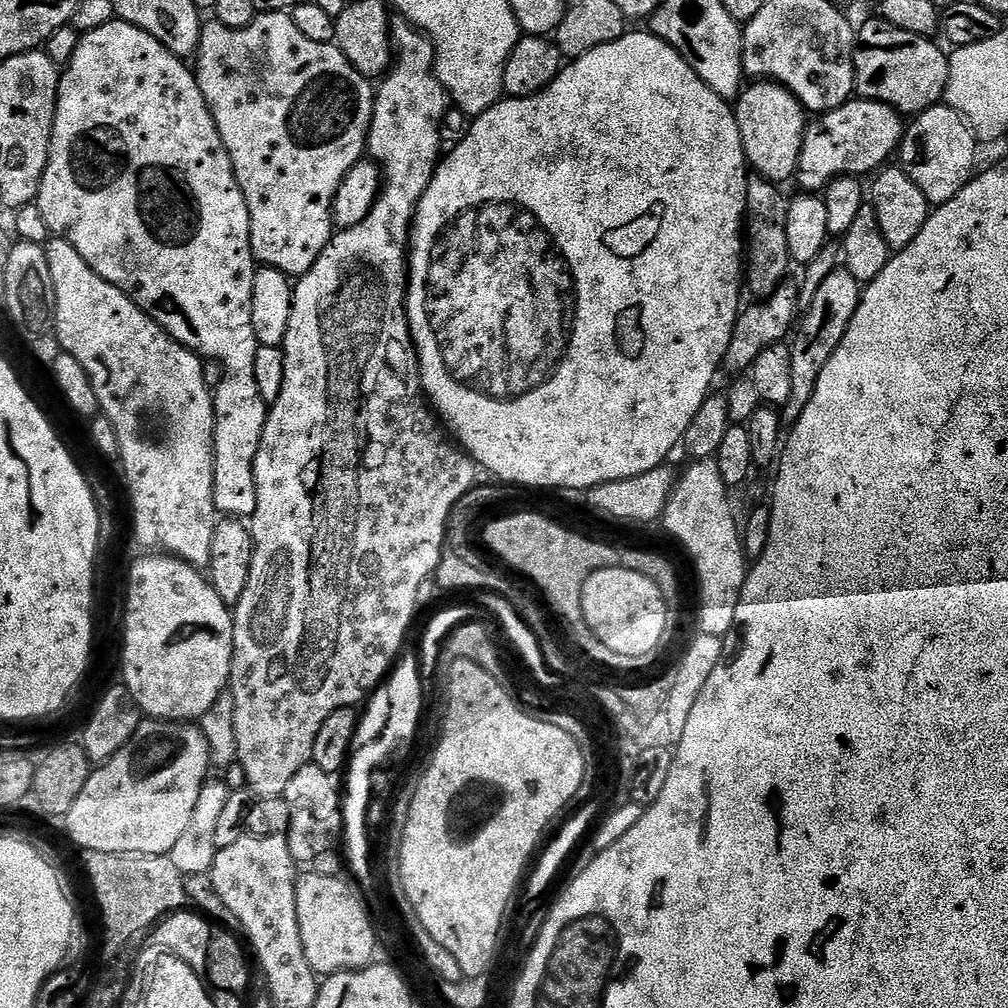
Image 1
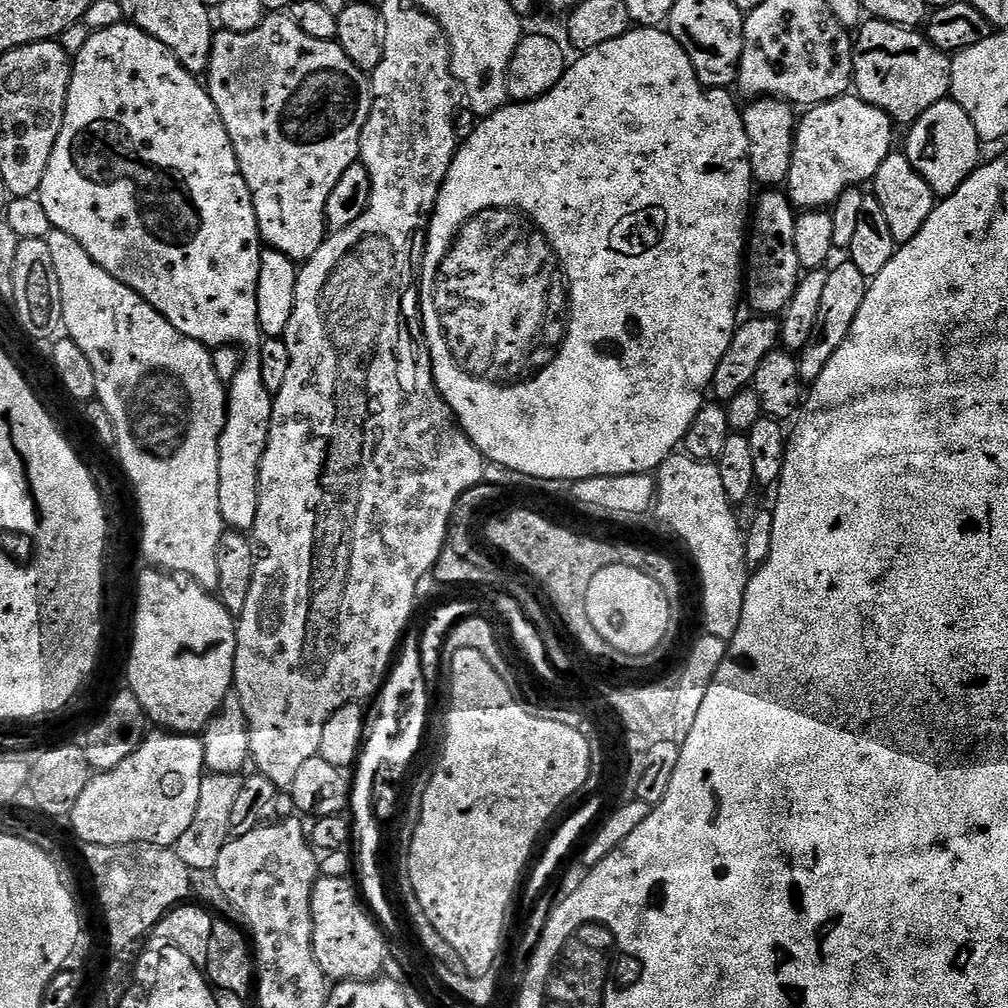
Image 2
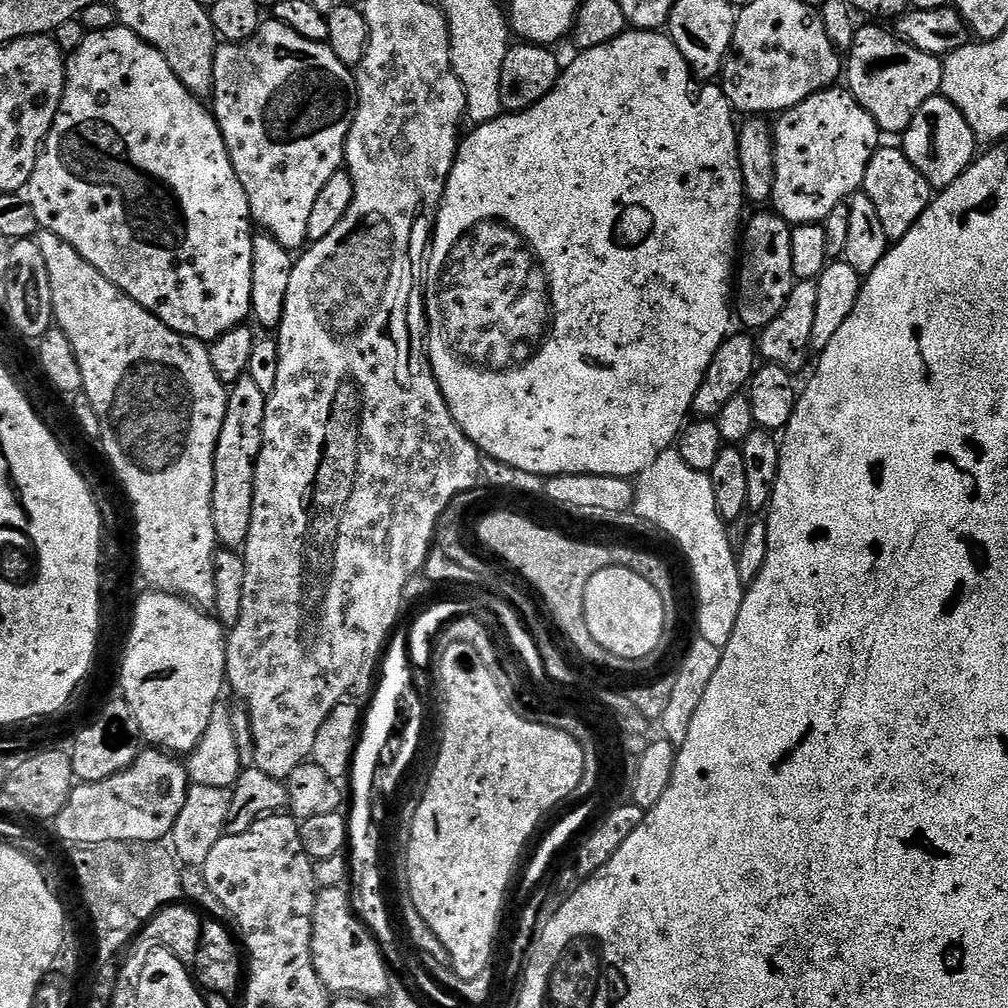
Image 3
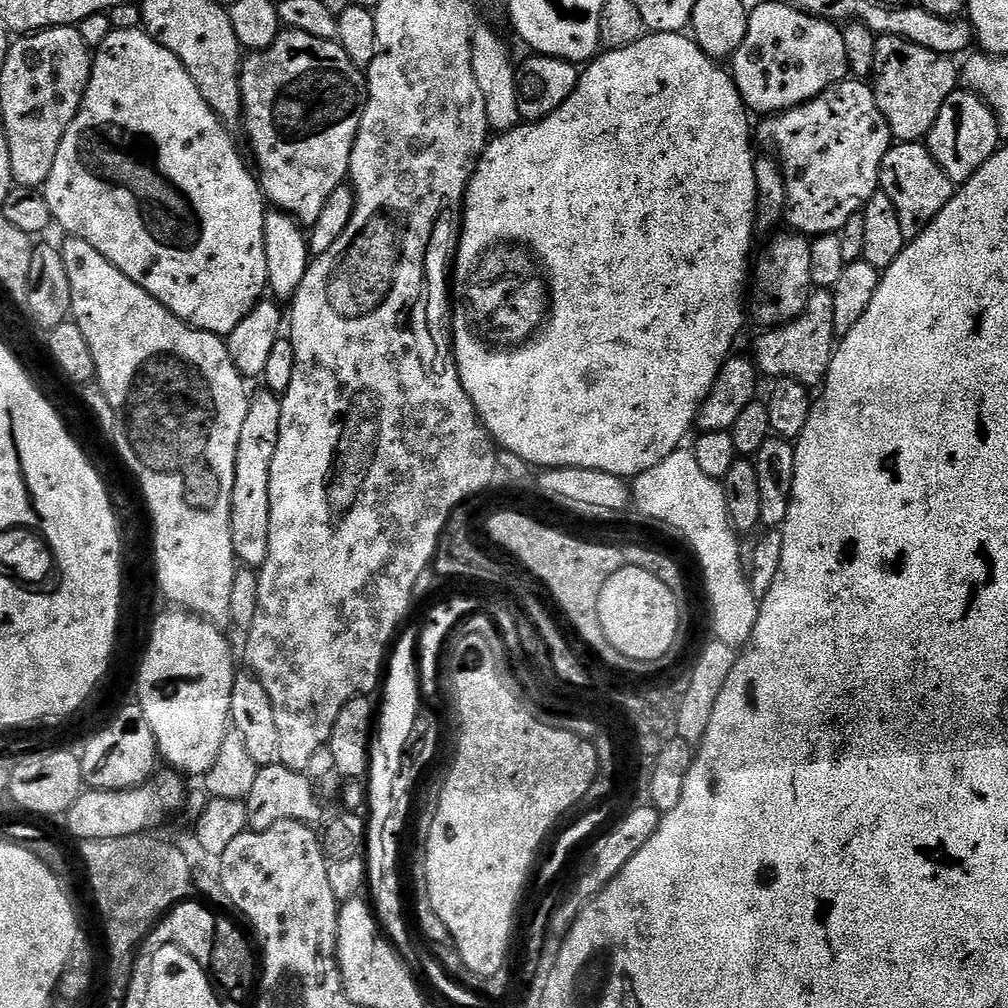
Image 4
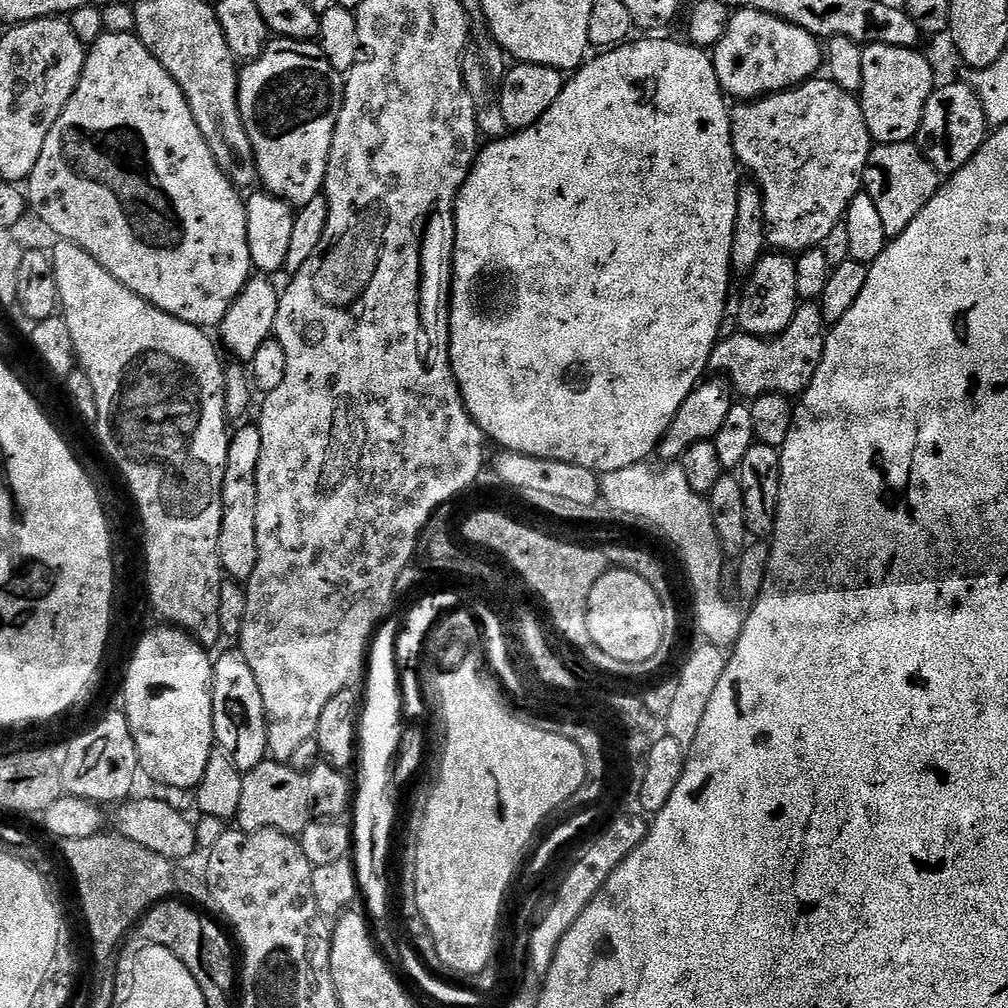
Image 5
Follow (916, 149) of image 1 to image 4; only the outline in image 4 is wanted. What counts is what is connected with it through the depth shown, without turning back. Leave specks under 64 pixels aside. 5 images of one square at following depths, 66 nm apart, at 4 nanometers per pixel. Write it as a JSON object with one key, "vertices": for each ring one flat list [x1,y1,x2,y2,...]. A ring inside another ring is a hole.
{"vertices":[[953,91,934,112,926,135,928,155,935,164,959,186,984,165,1001,143,1002,137,995,131,993,115,984,101,971,91]]}

